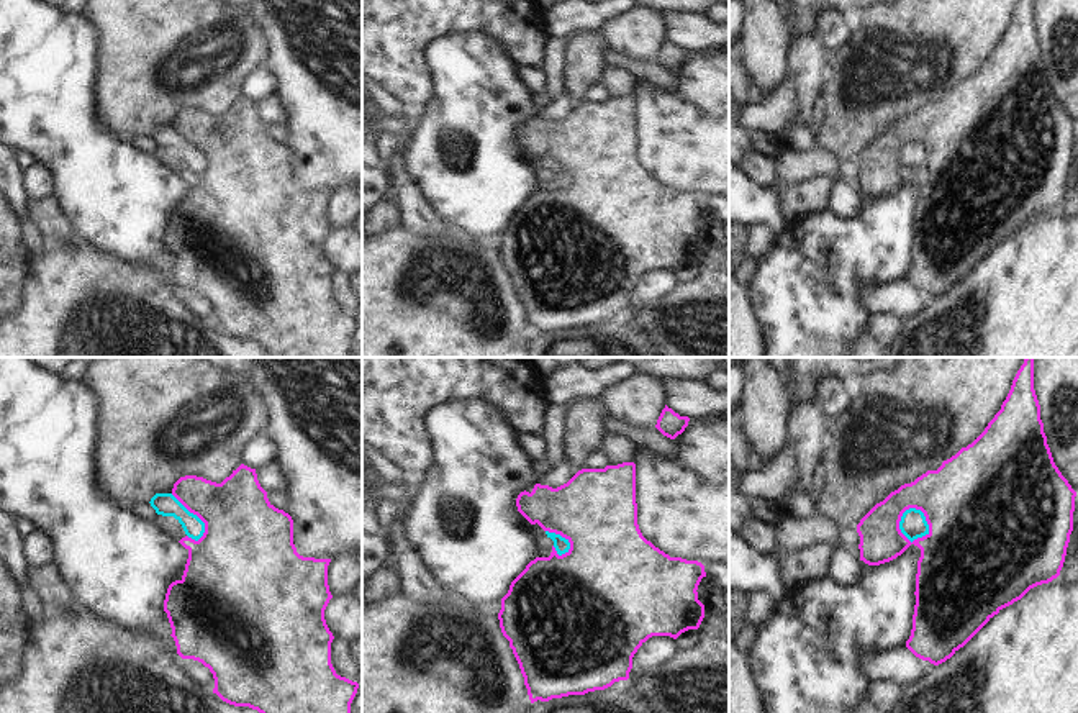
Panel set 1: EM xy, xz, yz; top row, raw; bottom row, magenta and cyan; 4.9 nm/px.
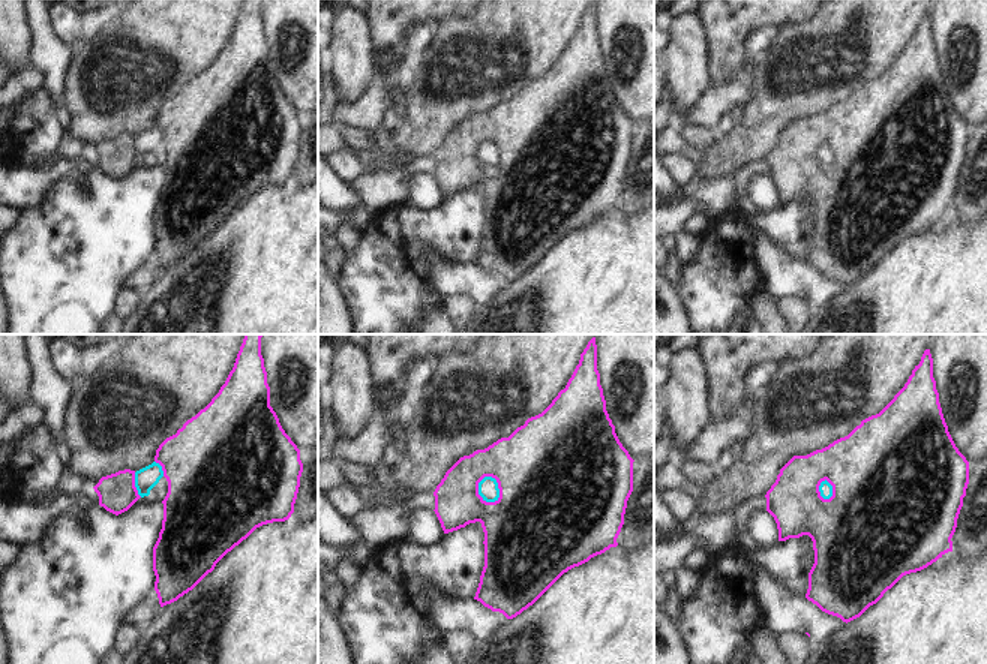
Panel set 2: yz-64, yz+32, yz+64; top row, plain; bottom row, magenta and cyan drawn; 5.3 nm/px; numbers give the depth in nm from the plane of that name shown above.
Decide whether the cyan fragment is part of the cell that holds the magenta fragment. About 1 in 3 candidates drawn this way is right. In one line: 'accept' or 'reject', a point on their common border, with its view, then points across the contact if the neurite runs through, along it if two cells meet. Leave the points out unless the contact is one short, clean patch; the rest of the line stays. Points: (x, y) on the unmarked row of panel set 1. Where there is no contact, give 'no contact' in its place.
reject | yz (898, 156)

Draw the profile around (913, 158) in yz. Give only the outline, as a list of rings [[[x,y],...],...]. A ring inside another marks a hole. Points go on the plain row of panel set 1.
[[[909,141],[903,146],[899,162],[911,175],[929,167],[926,149],[921,143],[916,141]]]

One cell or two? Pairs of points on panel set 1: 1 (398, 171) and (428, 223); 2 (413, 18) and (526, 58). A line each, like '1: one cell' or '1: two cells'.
1: one cell
2: one cell

